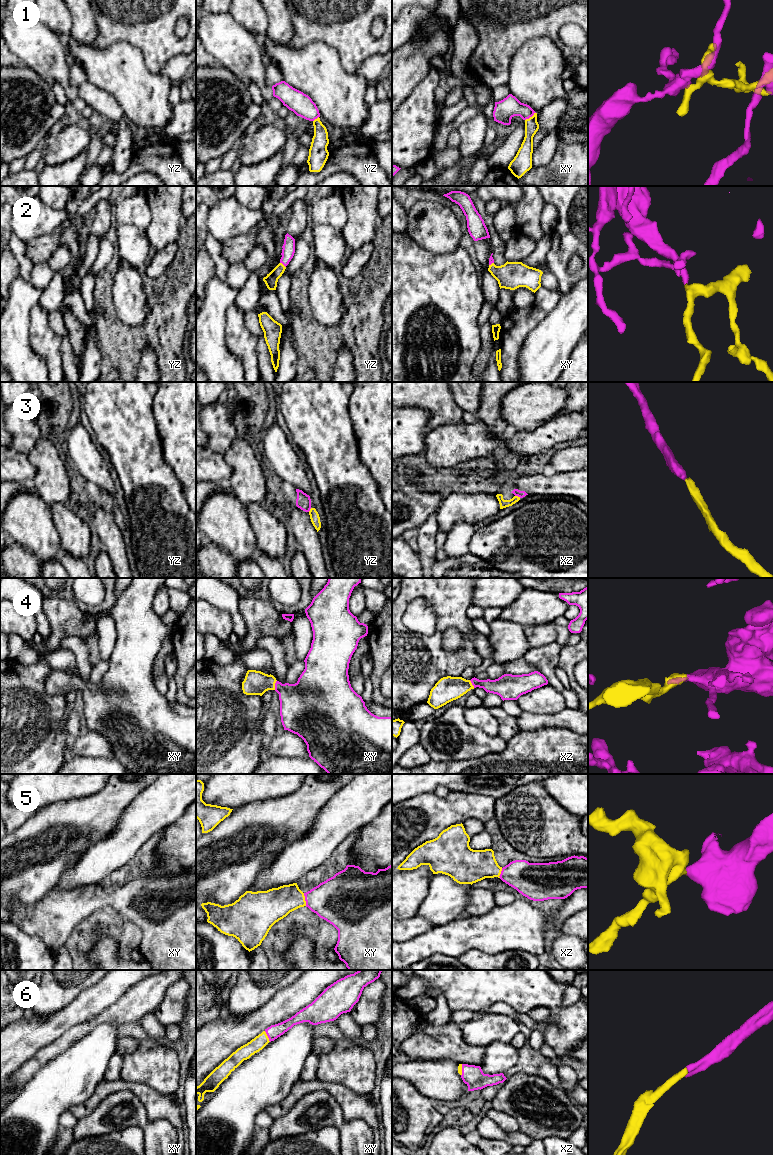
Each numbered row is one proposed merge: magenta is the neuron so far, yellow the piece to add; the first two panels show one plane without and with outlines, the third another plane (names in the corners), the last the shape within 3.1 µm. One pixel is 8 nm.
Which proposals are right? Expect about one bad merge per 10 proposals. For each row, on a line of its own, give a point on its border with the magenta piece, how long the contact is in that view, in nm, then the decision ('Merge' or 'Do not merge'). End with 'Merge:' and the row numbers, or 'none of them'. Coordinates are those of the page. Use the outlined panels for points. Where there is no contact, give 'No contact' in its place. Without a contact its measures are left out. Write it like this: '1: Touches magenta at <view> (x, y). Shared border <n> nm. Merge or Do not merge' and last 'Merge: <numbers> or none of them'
1: Touches magenta at xy (530, 116). Shared border 110 nm. Merge
2: Touches magenta at yz (283, 264). Shared border 60 nm. Merge
3: Touches magenta at xz (518, 496). Shared border 50 nm. Merge
4: Touches magenta at xy (275, 685). Shared border 80 nm. Merge
5: Touches magenta at xy (305, 899). Shared border 110 nm. Merge
6: Touches magenta at xy (267, 1035). Shared border 100 nm. Merge
Merge: 1, 2, 3, 4, 5, 6

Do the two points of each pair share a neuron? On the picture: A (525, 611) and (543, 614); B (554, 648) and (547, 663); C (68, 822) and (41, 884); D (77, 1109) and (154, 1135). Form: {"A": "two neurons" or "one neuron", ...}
{"A": "one neuron", "B": "one neuron", "C": "one neuron", "D": "two neurons"}

